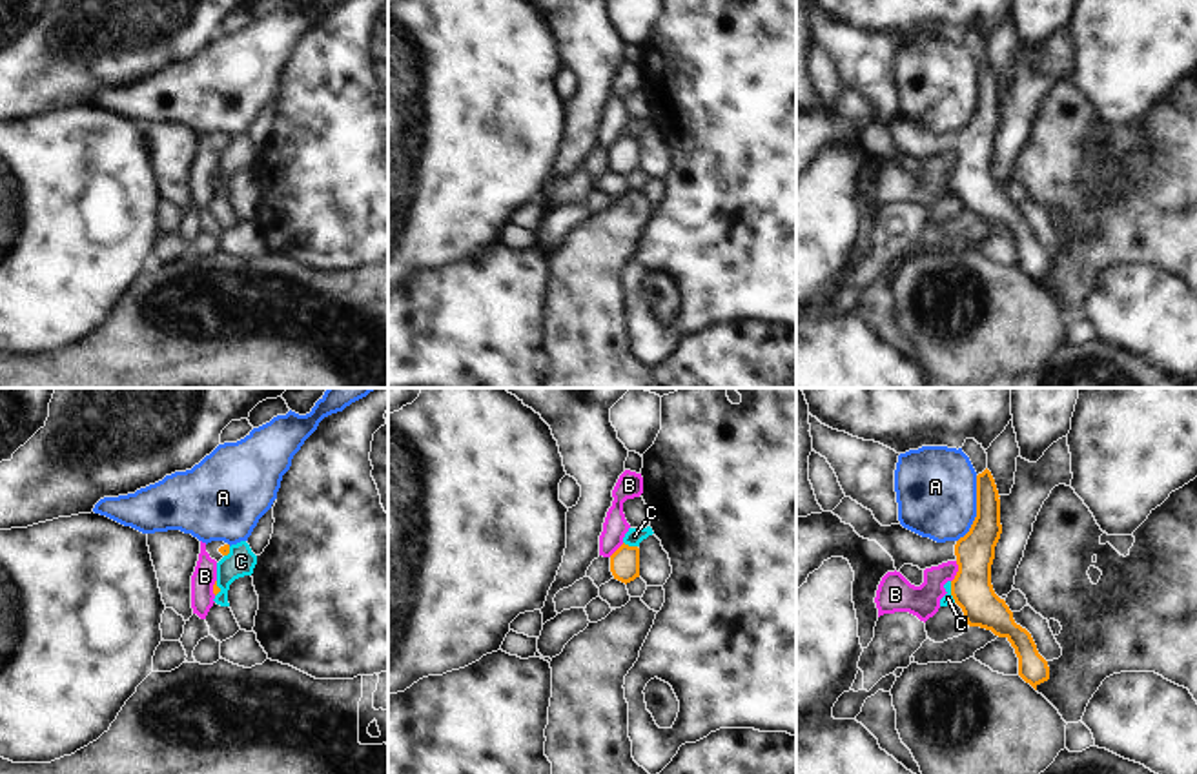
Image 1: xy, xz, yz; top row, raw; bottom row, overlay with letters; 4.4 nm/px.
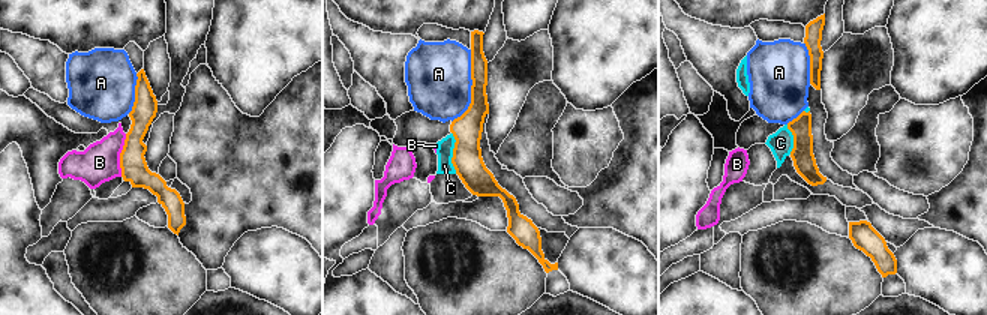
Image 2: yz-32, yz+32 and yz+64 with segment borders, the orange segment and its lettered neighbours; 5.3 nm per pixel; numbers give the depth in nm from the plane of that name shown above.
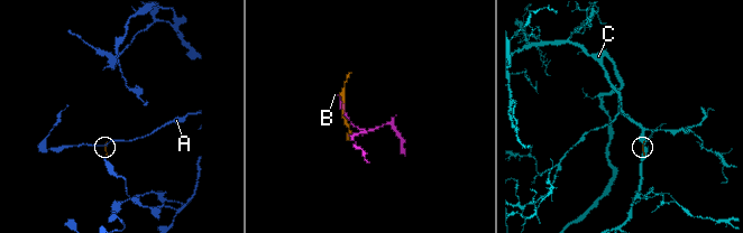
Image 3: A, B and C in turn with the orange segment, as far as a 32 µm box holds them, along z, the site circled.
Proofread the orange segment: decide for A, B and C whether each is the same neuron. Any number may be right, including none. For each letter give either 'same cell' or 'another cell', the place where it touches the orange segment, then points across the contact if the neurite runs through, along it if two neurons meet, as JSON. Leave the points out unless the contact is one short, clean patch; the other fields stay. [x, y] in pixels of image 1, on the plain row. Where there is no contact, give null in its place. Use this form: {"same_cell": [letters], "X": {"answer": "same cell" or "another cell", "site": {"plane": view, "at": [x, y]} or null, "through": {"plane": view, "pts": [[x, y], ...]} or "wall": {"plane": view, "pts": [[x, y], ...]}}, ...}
{"same_cell": [], "A": {"answer": "another cell", "site": {"plane": "yz", "at": [977, 101]}, "wall": {"plane": "yz", "pts": [[977, 68], [977, 108], [957, 133]]}}, "B": {"answer": "another cell", "site": {"plane": "yz", "at": [957, 164]}, "wall": {"plane": "yz", "pts": [[957, 153], [957, 164], [951, 173]]}}, "C": {"answer": "another cell", "site": {"plane": "yz", "at": [951, 184]}, "wall": {"plane": "yz", "pts": [[950, 173], [950, 184], [955, 193]]}}}

